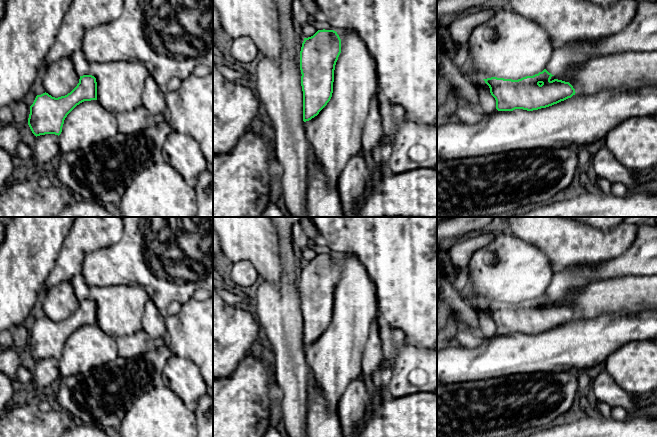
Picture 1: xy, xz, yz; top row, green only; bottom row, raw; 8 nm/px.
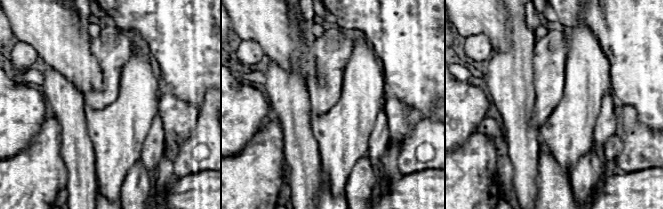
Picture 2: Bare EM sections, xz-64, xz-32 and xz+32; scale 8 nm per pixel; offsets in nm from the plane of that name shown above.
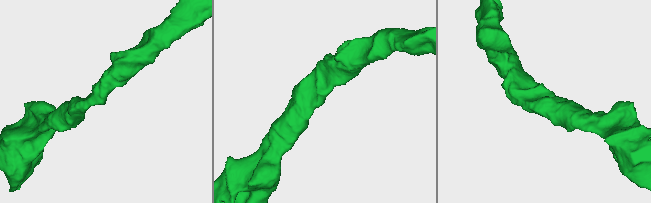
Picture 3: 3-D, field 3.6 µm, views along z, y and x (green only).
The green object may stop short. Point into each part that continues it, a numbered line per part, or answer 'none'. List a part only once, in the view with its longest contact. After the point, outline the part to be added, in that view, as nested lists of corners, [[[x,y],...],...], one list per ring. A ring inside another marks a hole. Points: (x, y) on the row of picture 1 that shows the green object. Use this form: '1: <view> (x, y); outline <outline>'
none

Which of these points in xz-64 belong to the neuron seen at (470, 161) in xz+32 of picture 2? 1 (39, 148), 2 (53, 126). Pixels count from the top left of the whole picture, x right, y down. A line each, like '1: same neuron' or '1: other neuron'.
1: same neuron
2: same neuron

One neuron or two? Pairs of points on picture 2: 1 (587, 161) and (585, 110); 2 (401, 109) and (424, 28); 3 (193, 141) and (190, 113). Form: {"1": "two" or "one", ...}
{"1": "two", "2": "two", "3": "two"}

